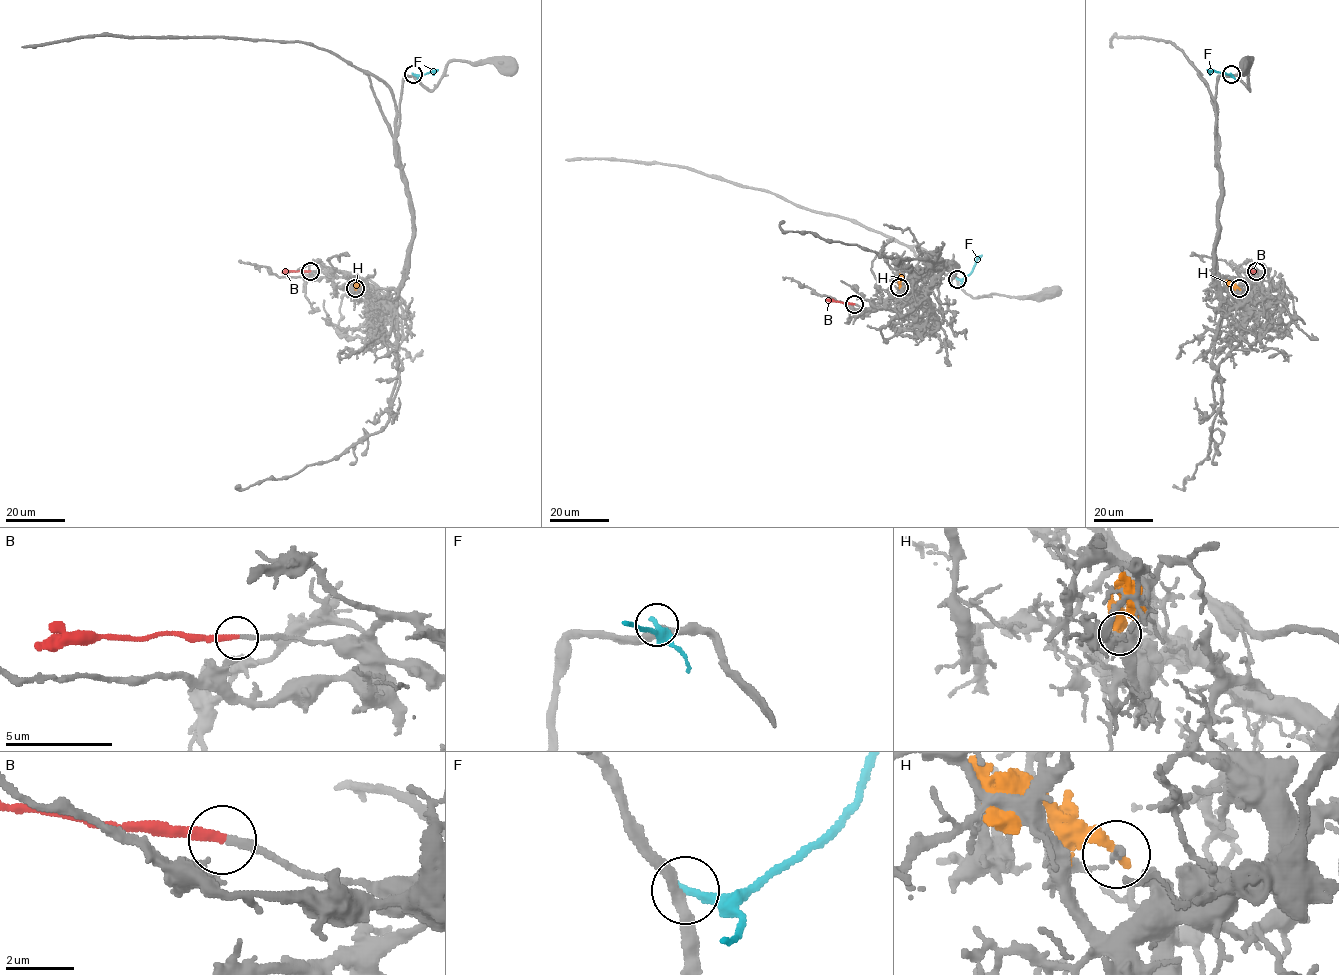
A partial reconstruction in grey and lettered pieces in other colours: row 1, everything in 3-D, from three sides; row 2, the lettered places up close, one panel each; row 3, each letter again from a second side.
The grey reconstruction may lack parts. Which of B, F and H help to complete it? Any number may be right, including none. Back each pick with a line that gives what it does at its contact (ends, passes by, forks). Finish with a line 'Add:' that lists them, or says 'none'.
B: it ends
Add: B

